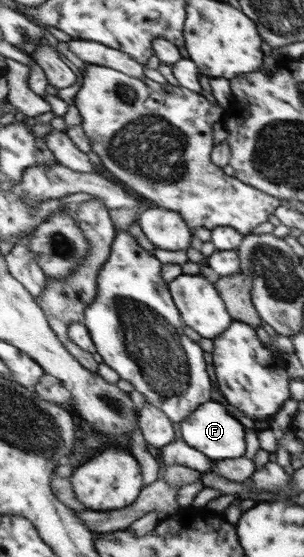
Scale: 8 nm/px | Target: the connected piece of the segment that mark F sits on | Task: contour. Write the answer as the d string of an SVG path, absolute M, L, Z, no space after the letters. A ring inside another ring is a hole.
M215 400L203 403L189 418L178 425L179 437L185 440L191 447L208 455L214 461L222 459L237 459L247 453L247 441L245 441L245 427L235 416L225 410L225 405Z

